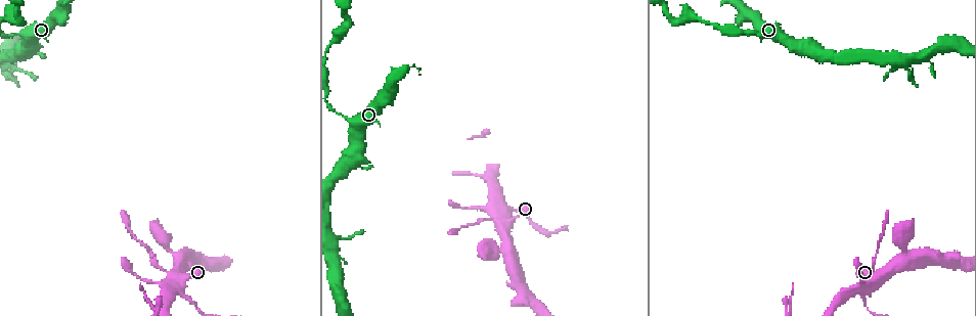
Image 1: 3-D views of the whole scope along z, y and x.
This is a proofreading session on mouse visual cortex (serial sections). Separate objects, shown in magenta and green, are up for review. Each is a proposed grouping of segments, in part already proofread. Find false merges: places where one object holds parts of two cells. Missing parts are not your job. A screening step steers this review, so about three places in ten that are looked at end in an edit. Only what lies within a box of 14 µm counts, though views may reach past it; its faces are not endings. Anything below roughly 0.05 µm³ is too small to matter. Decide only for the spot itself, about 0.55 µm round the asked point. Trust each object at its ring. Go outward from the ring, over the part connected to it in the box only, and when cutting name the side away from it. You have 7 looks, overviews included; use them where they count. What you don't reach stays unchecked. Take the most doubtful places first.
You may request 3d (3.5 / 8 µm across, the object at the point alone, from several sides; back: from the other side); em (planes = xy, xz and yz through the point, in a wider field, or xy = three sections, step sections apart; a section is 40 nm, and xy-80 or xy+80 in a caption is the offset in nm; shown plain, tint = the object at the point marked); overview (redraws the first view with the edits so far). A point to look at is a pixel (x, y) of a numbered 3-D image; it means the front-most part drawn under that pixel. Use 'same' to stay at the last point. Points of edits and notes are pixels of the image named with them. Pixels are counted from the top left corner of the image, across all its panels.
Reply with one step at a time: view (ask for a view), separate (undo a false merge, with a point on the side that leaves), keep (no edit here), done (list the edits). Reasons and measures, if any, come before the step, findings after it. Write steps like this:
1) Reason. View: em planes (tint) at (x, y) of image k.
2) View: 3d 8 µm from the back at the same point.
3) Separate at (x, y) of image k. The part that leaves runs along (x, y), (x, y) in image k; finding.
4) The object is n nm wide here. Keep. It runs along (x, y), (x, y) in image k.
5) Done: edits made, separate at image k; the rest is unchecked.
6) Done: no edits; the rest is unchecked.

Thick turns thin. View: 3d 3.5 µm at (863, 299) of image 1.

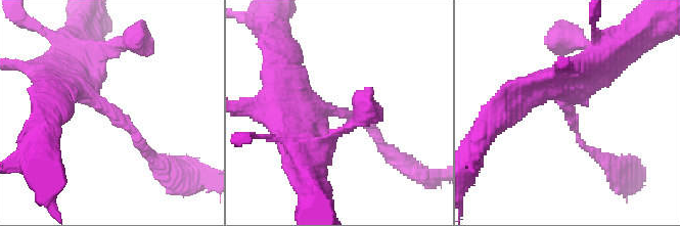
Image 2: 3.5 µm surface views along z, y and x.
The arms are 100, 400 nm wide. View: em planes (tint) at (106, 110) of image 2.

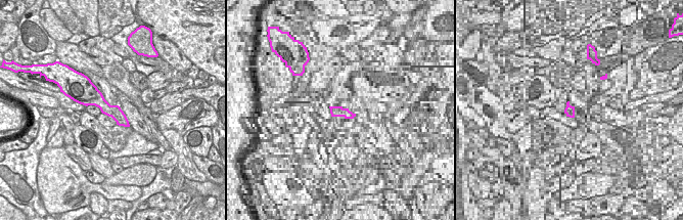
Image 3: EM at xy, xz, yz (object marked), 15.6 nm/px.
Keep. It runs along (86, 92), (126, 124) in image 3; one cell here.

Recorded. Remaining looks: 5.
Thick turns thin. View: 3d 3.5 µm at (157, 267) of image 1.

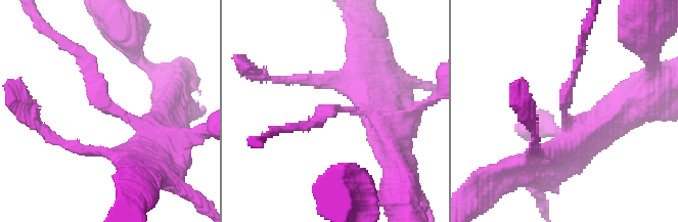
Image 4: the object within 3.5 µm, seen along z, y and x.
The arms are 150, 450 nm wide. View: em planes (tint) at (567, 106) of image 4.

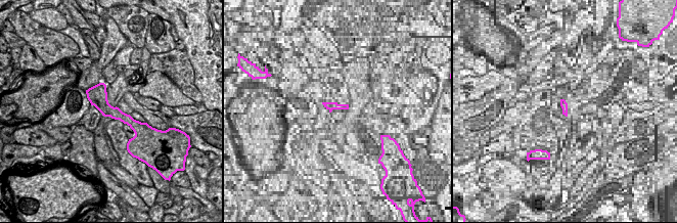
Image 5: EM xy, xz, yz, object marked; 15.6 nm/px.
Keep. It runs along (169, 142), (119, 114), (78, 51) in image 4; all the same cell.

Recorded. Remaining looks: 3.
View: 3d 3.5 µm from the back at (809, 48) of image 1.

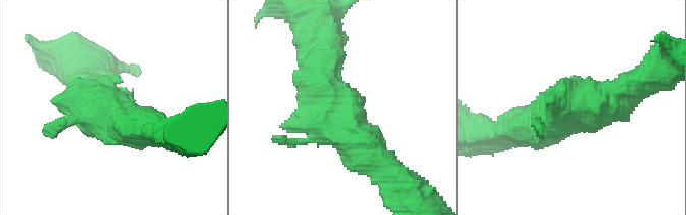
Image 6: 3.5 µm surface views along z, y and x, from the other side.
Now the EM. View: em xy step 2 (tint) at (101, 104) of image 6.

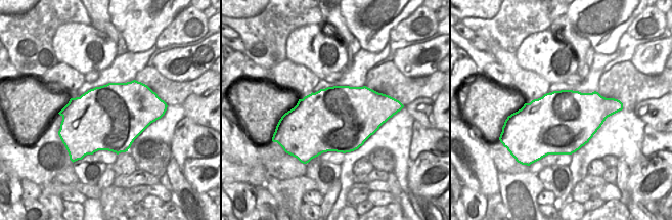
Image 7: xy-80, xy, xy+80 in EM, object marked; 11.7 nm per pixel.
View: em xy step 3 (tint) at the same point.

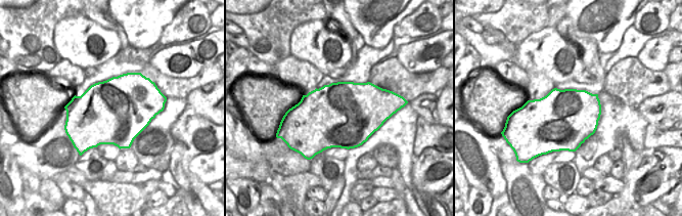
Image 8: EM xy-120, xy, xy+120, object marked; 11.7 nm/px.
Keep. It runs along (324, 50), (321, 92), (371, 158) in image 6; continuous, no second cell.

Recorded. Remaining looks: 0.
Done: no edits; the rest is unchecked.

